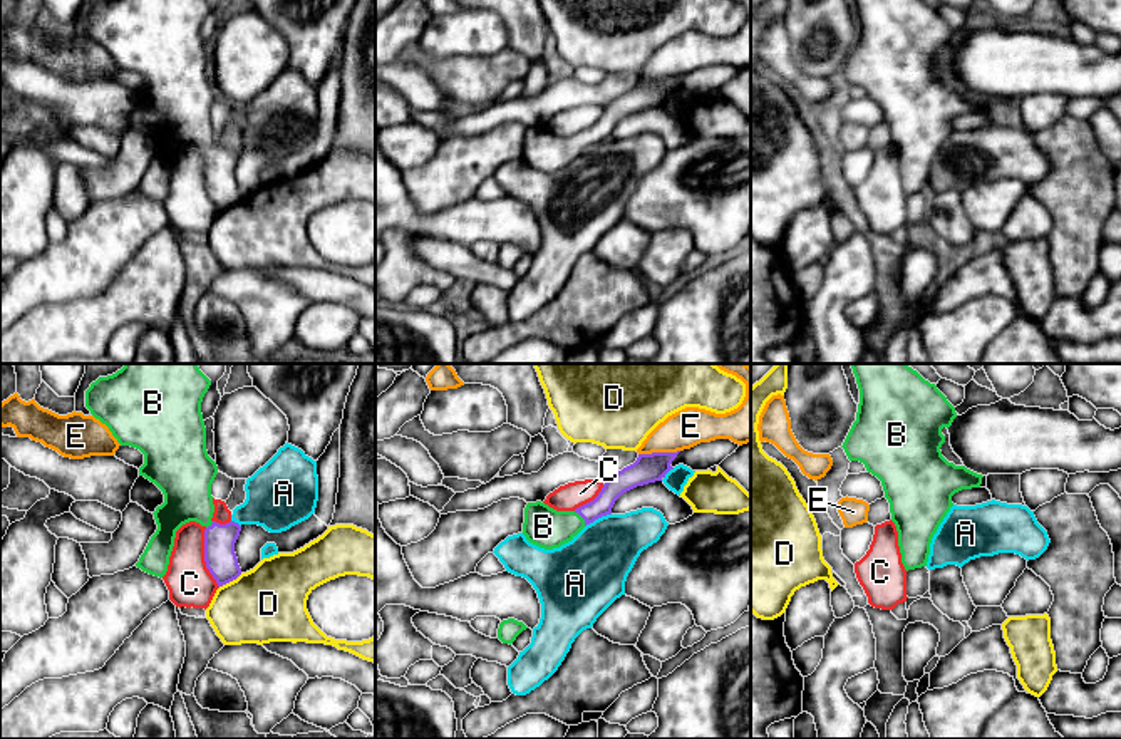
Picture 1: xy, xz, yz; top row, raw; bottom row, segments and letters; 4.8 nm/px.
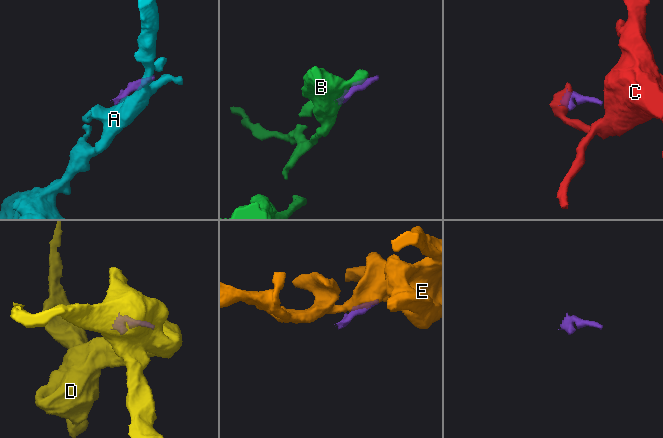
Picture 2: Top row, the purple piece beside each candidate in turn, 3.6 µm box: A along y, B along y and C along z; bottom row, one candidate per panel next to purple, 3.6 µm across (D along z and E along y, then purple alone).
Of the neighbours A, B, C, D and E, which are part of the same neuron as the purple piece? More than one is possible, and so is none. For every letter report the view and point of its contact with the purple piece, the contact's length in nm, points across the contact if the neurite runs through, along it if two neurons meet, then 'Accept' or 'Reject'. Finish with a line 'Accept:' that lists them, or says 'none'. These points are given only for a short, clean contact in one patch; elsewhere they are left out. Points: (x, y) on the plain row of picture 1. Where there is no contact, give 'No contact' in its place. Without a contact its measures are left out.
A: Touches purple at xz (597, 143). Shared border 140 nm. Reject
B: Touches purple at xz (582, 141). Shared border 90 nm. Path across: xz (614, 113), (582, 141), (560, 151), (543, 151). Accept
C: Touches purple at xy (205, 183). Shared border 300 nm. Boundary: xy (205, 153), (205, 191), (218, 211). Reject
D: Touches purple at xy (230, 205). Shared border 130 nm. Reject
E: Touches purple at xz (659, 77). Shared border 200 nm. Boundary: xz (679, 74), (639, 79). Reject
Accept: B

